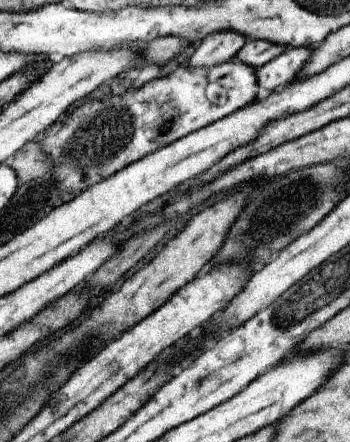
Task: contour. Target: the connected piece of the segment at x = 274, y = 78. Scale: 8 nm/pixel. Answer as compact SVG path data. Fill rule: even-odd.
M291 47L282 51L276 58L255 69L259 86L276 91L290 84L312 51L312 48L306 47Z

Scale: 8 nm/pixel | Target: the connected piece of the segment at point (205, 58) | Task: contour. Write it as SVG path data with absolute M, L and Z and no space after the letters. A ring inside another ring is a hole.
M219 31L209 34L194 50L189 64L192 67L213 67L234 60L236 53L248 42L250 37L236 31Z

